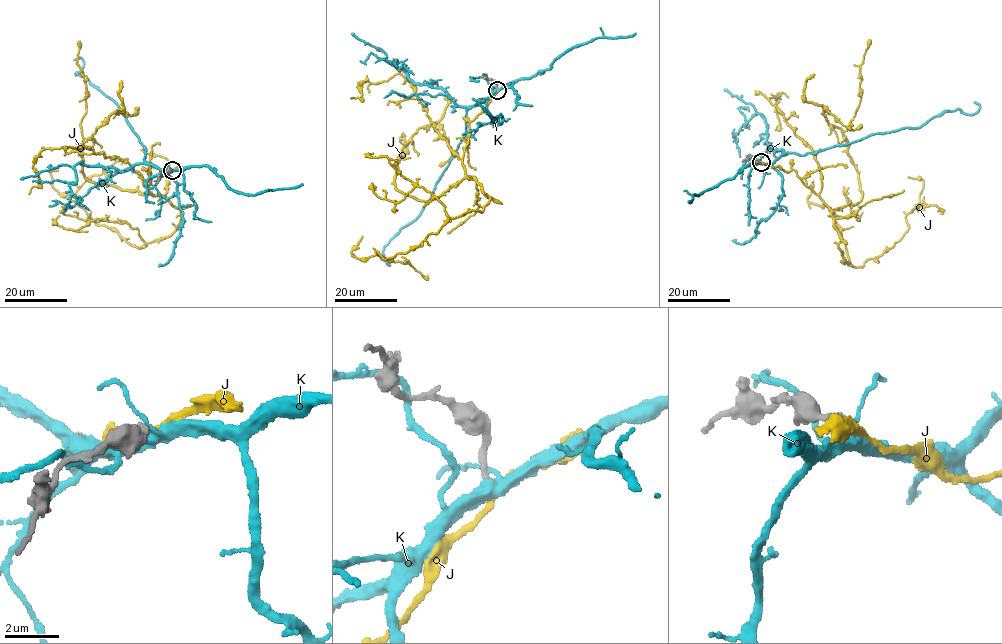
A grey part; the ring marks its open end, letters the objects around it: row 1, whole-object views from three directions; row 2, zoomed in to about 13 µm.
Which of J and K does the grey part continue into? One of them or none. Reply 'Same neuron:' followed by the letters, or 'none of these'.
Same neuron: none of these

